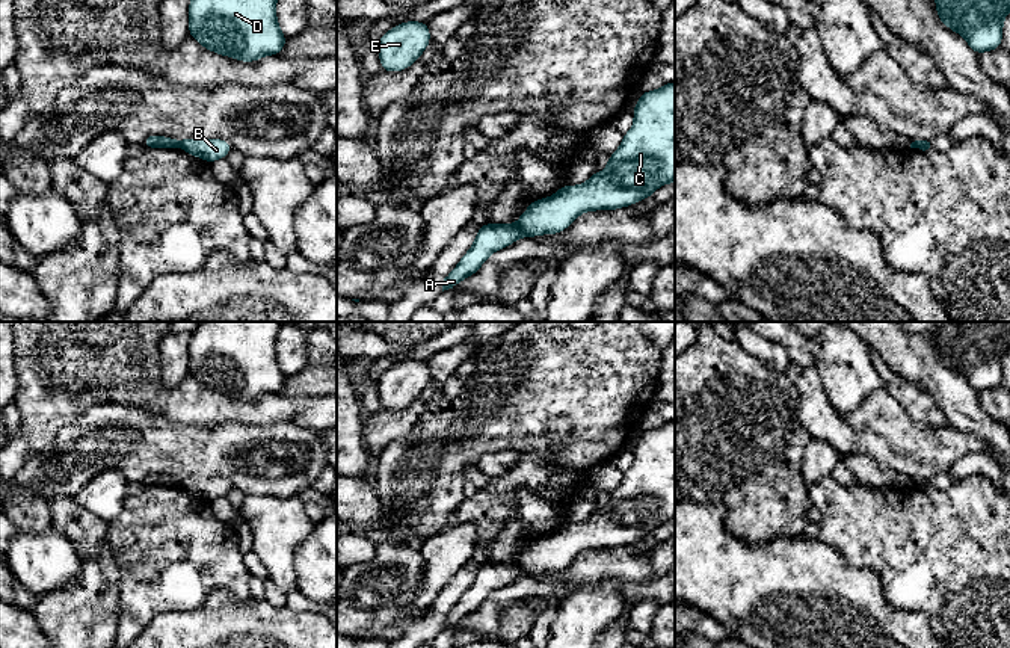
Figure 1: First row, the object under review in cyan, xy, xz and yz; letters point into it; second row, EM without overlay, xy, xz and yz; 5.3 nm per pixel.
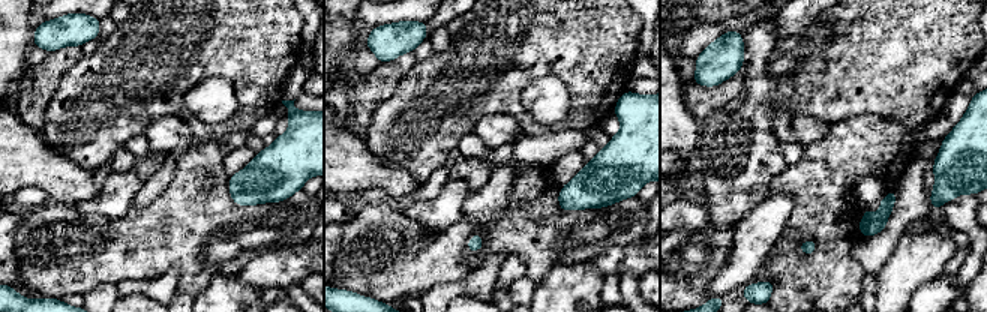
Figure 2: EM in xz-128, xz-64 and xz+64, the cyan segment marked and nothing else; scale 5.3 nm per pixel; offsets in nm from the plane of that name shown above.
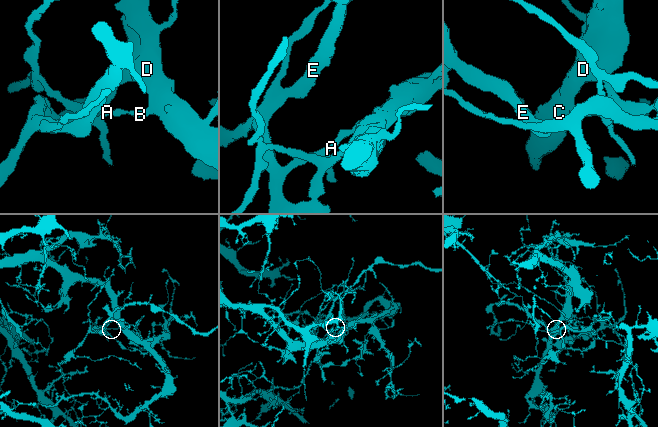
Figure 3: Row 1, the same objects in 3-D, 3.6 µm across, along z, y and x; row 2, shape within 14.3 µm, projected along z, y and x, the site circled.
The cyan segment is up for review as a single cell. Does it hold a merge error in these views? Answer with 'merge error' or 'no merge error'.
merge error

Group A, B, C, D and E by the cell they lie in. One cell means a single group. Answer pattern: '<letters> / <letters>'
A E / B C D

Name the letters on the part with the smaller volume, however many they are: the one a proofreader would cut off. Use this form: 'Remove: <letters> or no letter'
Remove: A, E

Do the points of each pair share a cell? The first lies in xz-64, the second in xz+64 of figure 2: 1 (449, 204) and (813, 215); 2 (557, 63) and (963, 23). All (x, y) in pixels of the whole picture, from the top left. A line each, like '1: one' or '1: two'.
1: two
2: one

